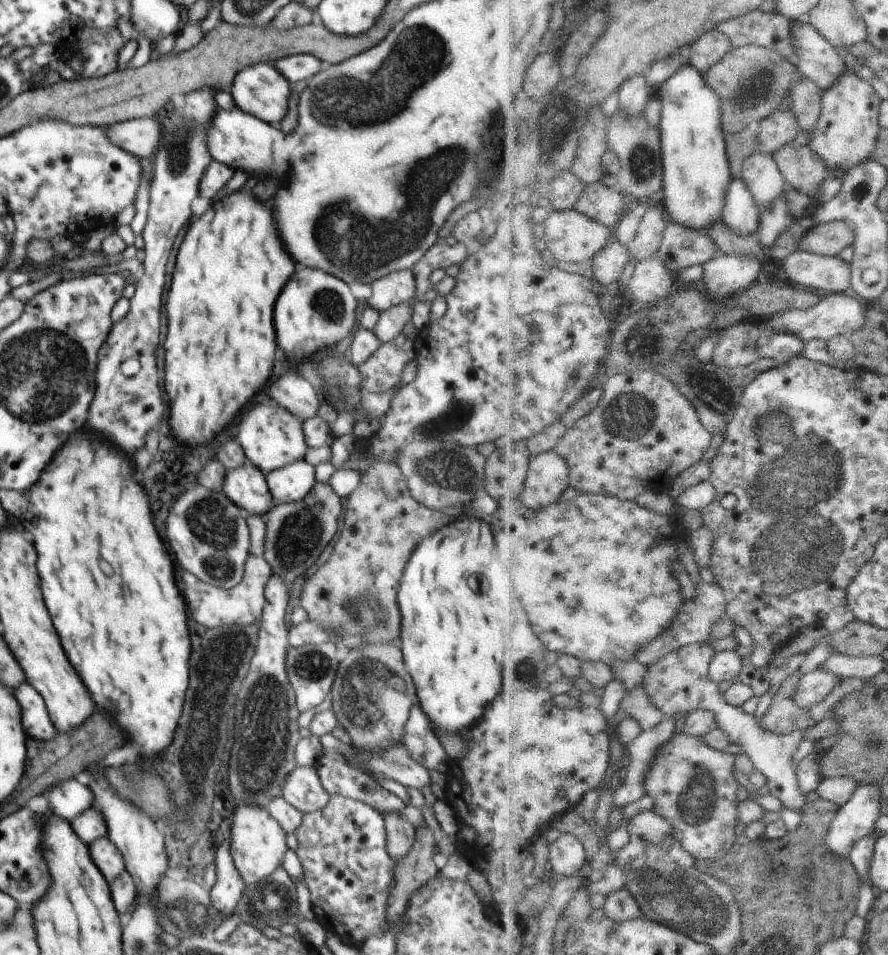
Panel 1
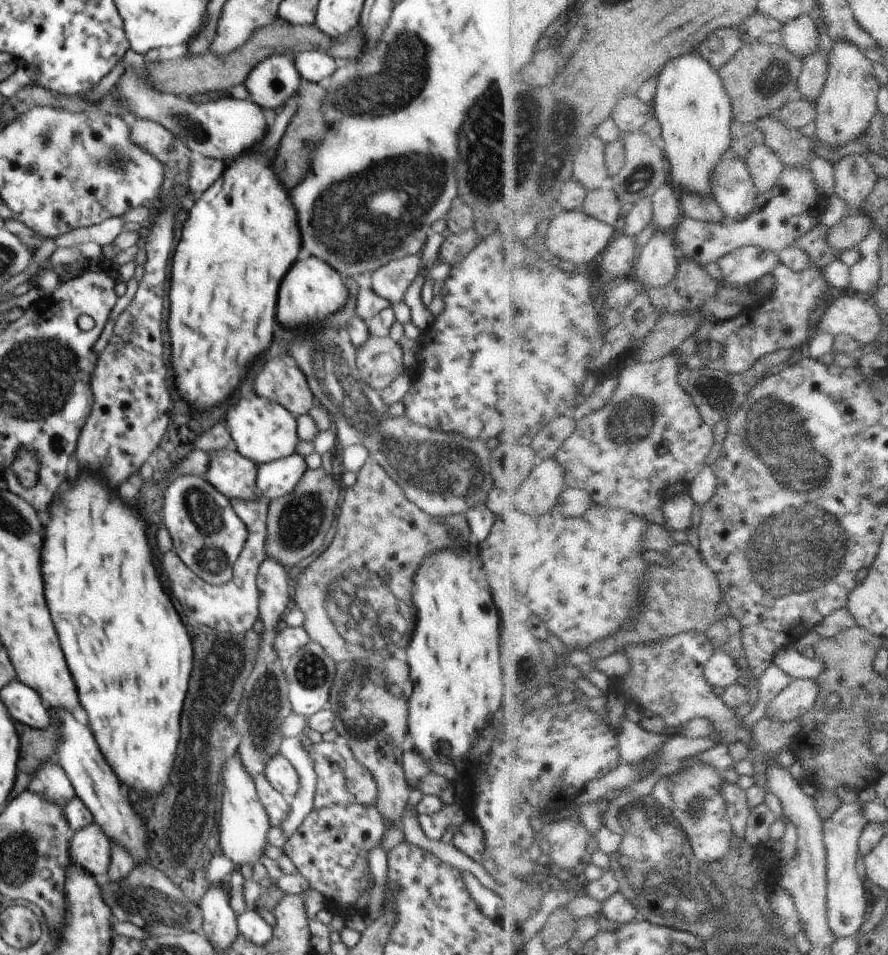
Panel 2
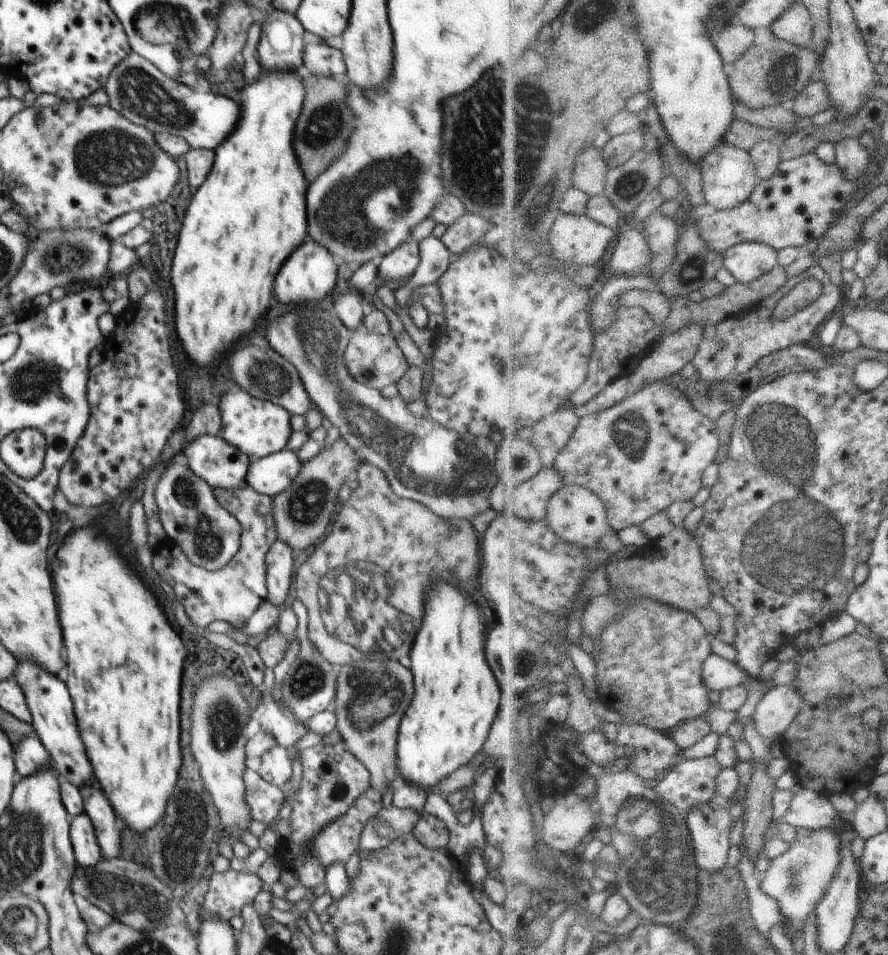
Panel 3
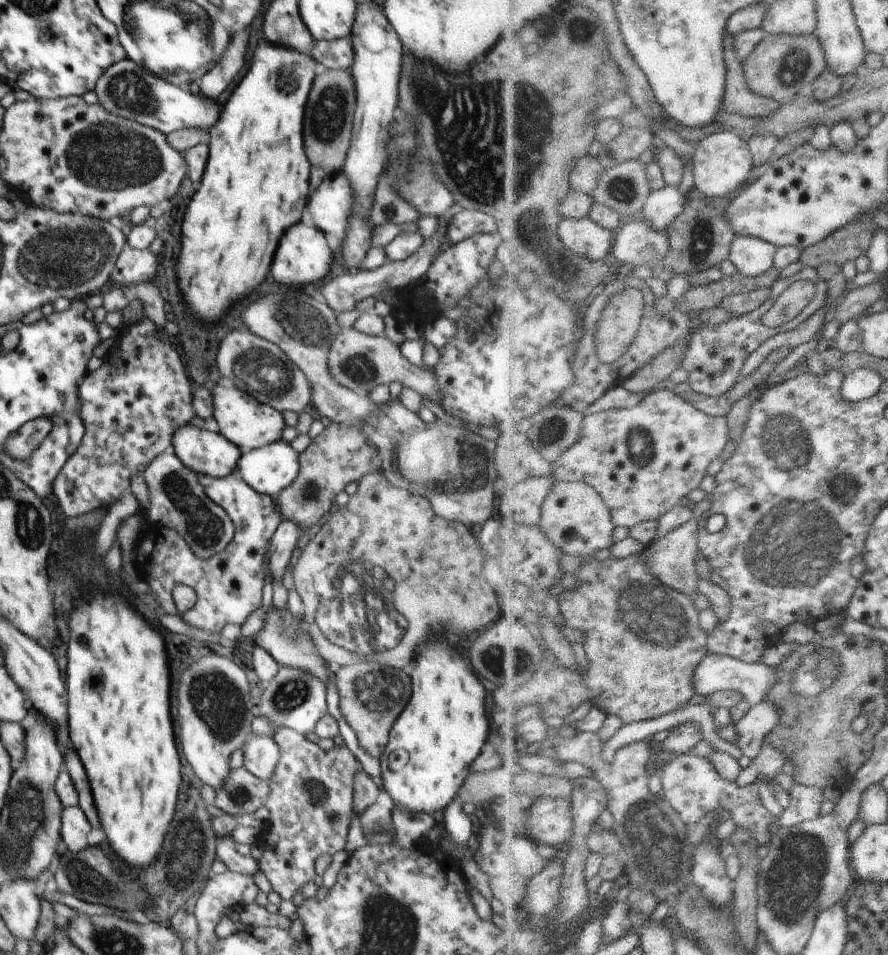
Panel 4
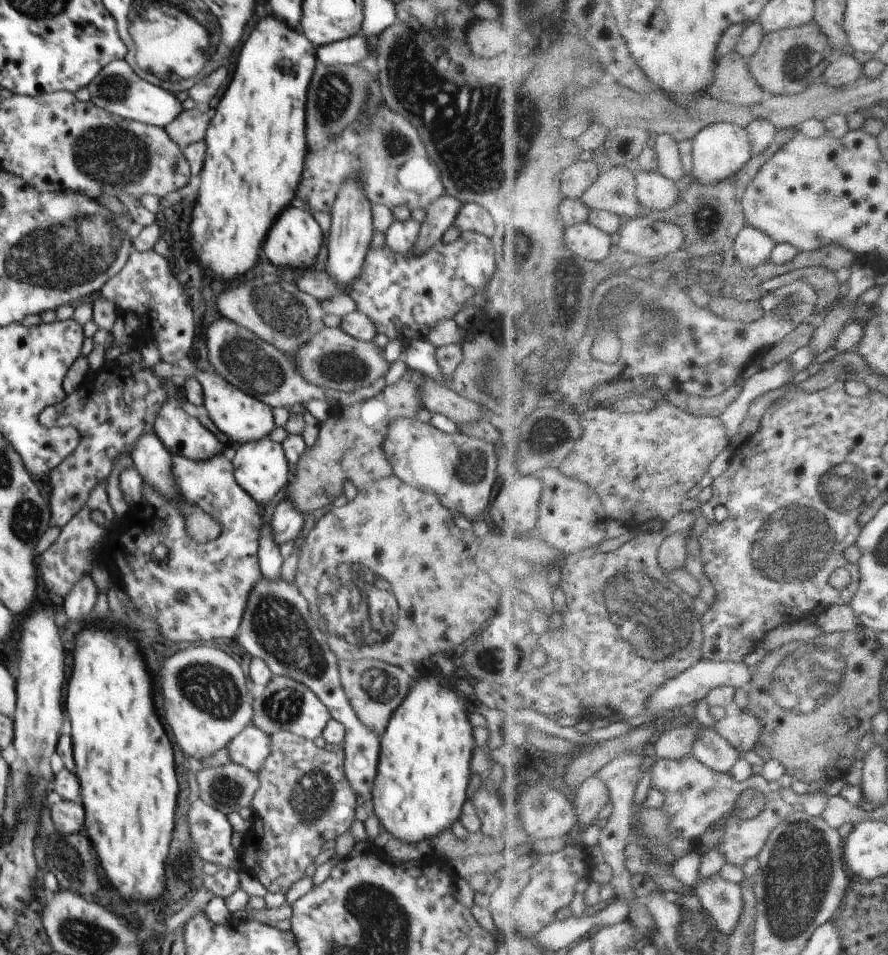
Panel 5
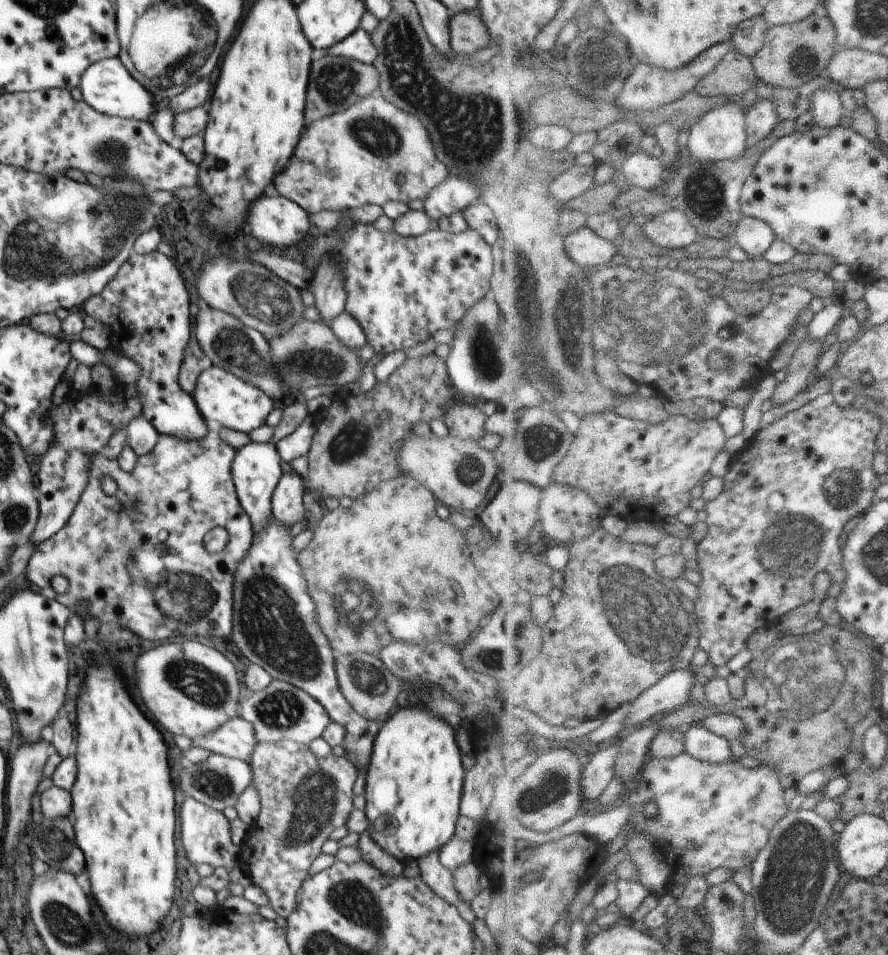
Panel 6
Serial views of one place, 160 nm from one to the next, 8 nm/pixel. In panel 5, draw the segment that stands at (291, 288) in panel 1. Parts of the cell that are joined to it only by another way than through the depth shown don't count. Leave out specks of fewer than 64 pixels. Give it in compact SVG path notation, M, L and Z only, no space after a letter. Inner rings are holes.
M288 208L270 228L262 250L268 256L268 260L278 268L313 268L322 246L322 235L322 228L310 212L300 208Z

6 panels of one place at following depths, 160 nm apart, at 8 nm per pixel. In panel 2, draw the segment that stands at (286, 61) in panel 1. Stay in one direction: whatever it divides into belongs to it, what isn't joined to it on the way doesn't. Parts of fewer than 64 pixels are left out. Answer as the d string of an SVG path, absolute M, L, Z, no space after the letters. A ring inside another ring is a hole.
M320 50L298 52L296 70L303 80L324 83L337 70L335 59Z

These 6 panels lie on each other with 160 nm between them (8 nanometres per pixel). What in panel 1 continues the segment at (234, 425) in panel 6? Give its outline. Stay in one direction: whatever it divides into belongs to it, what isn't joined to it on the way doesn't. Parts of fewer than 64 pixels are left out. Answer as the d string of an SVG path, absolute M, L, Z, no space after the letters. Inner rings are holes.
M256 404L252 410L246 410L236 440L242 445L248 462L259 468L265 475L273 470L300 461L309 449L302 433L303 422L289 410L274 404Z

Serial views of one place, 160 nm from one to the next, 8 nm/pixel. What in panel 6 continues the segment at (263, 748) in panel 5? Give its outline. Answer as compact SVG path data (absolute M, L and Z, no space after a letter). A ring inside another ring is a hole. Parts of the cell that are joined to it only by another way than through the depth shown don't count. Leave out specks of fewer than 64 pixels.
M237 717L224 722L220 728L216 728L206 736L192 739L192 742L195 747L206 748L212 753L239 759L249 764L257 740L252 724L242 717Z

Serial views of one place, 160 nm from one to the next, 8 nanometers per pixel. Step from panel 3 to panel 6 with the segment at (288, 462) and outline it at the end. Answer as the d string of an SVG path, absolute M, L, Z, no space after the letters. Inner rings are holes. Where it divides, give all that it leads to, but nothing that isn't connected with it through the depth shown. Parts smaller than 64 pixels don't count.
M250 442L247 446L237 450L231 465L232 481L237 493L238 501L250 518L253 533L260 533L271 520L271 501L274 490L282 479L282 460L276 446L270 442L258 444Z

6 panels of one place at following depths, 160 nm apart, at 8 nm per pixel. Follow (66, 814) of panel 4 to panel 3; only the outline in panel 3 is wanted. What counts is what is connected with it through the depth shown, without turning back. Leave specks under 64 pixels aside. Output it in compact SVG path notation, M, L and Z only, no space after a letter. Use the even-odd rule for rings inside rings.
M84 812L70 821L69 837L78 866L92 867L99 863L103 856L100 854L101 848L91 818Z

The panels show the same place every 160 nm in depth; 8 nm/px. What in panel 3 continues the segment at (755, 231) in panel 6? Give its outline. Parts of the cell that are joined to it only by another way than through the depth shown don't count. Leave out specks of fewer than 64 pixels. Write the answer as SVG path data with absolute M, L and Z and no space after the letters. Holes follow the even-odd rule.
M742 243L725 252L725 266L743 283L762 278L779 264L779 250L766 243Z

